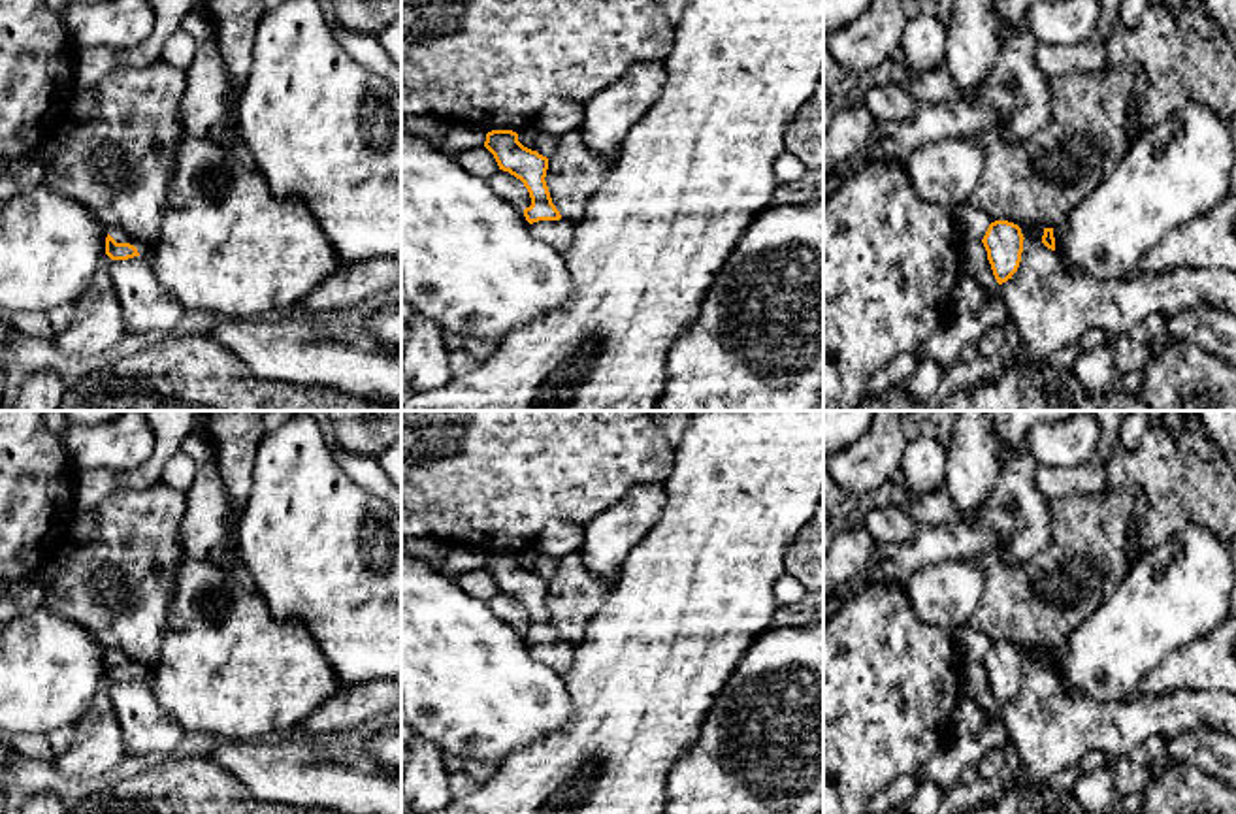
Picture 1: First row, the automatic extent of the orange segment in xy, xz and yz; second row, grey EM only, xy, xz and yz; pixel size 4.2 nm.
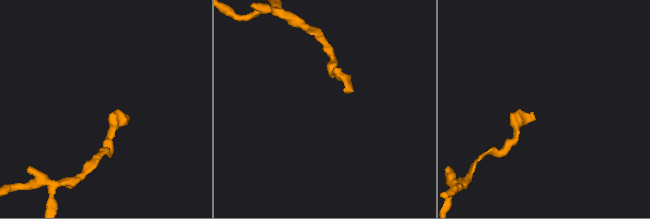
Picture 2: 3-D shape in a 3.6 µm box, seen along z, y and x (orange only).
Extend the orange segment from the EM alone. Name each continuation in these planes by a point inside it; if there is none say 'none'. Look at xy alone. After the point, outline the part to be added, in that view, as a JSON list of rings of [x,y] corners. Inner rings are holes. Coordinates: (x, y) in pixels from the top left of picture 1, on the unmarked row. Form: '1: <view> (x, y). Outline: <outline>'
1: xy (119, 658). Outline: [[[107,650],[107,656],[117,663],[117,665],[130,665],[138,671],[139,678],[147,678],[149,675],[149,669],[147,665],[139,663],[139,661],[134,661],[130,659],[128,656],[124,656],[122,652],[119,650]]]

